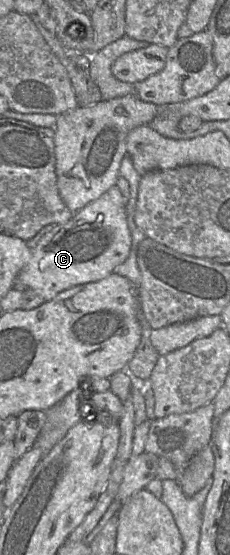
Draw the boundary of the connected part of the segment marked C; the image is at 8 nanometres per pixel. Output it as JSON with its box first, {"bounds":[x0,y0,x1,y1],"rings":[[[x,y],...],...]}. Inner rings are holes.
{"bounds":[16,185,131,301],"rings":[[[116,185],[95,201],[78,210],[66,222],[54,226],[31,250],[28,263],[16,282],[41,295],[45,301],[77,285],[99,281],[122,264],[131,248],[126,201]]]}

